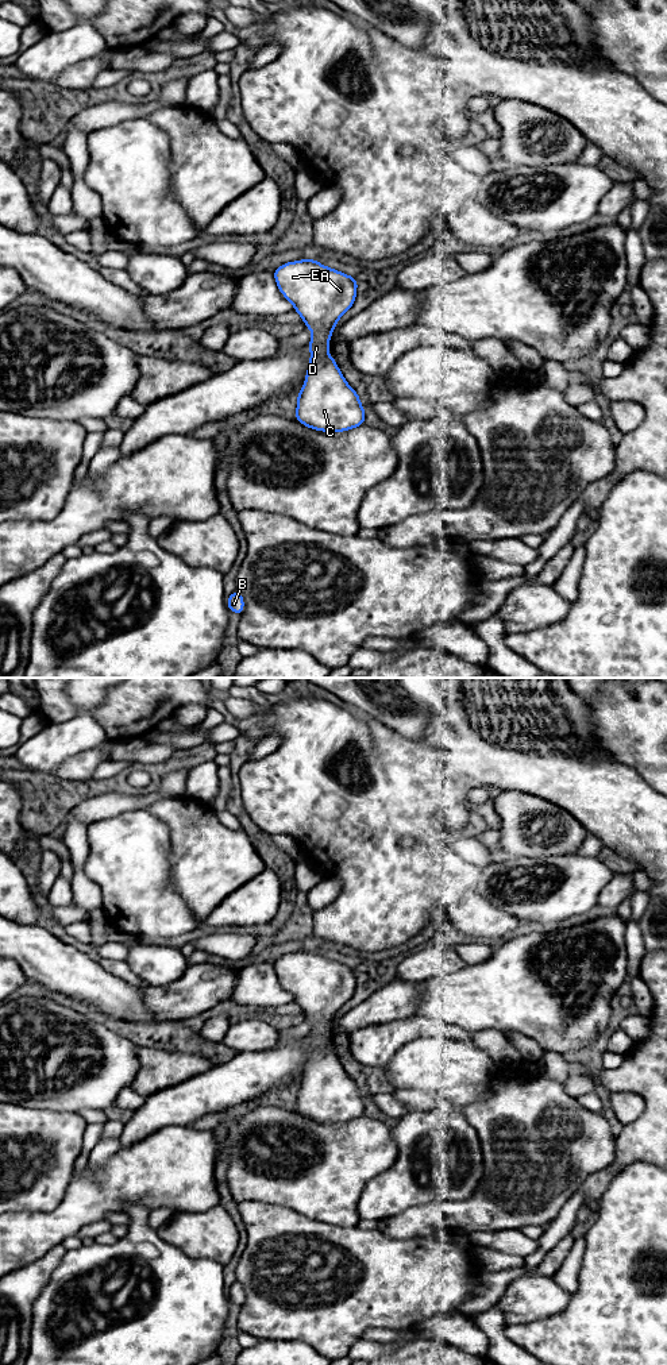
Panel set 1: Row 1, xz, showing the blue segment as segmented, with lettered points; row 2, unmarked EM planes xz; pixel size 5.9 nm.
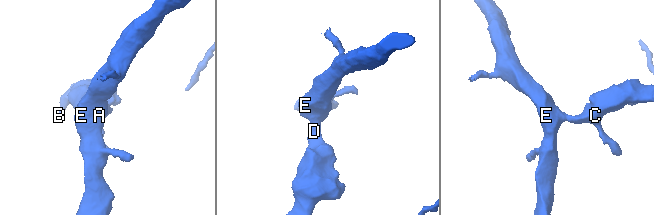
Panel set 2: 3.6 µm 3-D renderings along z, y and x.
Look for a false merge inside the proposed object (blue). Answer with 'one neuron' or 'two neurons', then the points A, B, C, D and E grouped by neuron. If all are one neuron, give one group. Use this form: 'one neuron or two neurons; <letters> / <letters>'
one neuron; A B C D E

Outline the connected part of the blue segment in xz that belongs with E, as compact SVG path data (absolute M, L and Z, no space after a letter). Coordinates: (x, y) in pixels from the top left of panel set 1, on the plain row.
M300 951L281 956L273 963L282 987L293 995L306 1019L312 1022L308 1034L311 1052L302 1080L297 1087L294 1110L315 1122L336 1125L365 1117L365 1099L359 1086L347 1075L336 1052L327 1044L338 1011L354 996L356 969L319 955L316 951Z

